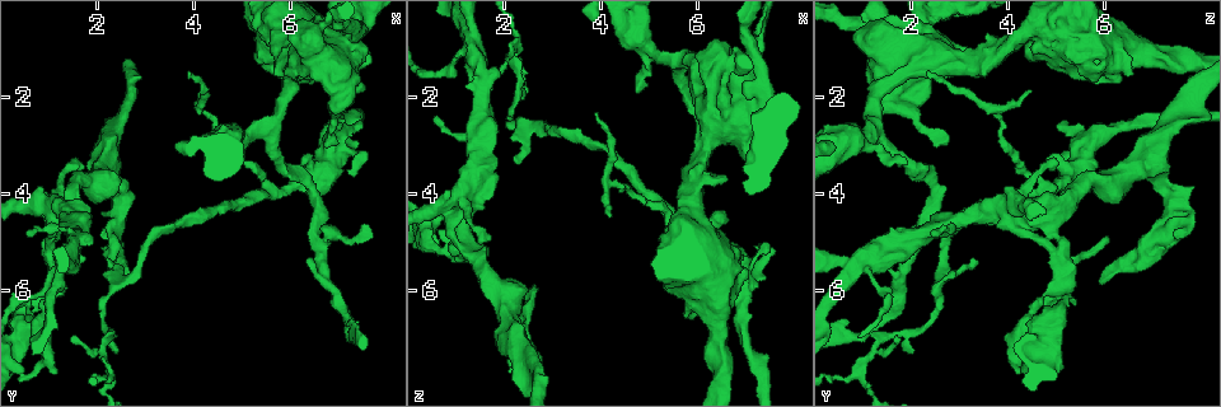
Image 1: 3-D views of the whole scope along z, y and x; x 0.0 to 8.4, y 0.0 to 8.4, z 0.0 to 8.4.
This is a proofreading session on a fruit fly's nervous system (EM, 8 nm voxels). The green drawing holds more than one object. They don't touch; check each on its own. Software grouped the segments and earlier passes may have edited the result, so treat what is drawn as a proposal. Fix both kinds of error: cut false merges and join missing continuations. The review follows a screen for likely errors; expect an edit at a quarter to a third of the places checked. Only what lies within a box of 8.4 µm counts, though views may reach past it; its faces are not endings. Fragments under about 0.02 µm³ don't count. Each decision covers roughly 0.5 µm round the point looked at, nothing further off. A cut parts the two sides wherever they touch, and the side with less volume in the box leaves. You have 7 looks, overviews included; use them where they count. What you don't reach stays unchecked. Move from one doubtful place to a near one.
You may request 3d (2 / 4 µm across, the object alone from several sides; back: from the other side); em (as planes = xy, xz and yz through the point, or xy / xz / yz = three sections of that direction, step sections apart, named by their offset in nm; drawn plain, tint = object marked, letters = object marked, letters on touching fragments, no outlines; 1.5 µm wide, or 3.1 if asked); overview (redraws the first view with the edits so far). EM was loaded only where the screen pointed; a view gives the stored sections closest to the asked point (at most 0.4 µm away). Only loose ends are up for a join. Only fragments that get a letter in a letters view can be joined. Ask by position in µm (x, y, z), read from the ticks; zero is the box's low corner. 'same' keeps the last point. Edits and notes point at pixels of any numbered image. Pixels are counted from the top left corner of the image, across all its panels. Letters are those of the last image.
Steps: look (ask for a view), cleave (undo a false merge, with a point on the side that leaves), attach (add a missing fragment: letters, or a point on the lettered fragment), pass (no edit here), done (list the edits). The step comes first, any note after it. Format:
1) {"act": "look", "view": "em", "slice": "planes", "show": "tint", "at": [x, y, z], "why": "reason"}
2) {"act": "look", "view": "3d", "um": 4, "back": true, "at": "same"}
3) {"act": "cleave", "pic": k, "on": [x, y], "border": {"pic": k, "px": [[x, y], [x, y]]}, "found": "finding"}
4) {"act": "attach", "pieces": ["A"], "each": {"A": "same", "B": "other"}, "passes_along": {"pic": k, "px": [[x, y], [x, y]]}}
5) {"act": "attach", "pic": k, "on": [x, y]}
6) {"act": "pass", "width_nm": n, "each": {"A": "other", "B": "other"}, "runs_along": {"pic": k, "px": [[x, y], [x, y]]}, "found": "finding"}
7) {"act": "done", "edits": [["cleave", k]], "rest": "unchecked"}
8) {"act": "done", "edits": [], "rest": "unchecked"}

{"act": "look", "view": "3d", "um": 4, "at": [0.60, 6.75, 4.50], "why": "sudden change in width"}

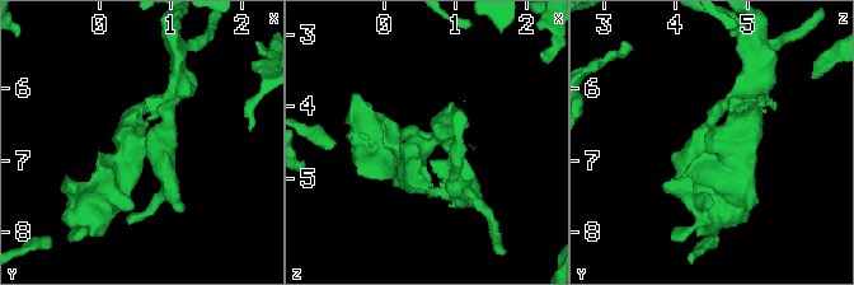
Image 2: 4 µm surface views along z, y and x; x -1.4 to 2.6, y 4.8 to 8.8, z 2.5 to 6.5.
{"act": "look", "view": "em", "slice": "planes", "show": "letters", "at": [0.65, 6.70, 4.50]}

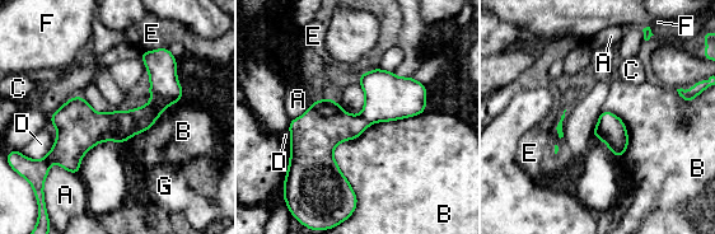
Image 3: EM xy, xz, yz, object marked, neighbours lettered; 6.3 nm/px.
{"act": "cleave", "pic": 3, "on": [141, 118], "each": {"A": "other", "B": "other", "C": "other", "D": "other", "E": "other", "F": "other", "G": "other"}, "border": {"pic": 3, "px": [[120, 112], [121, 141]]}, "found": "a second neuron is stuck on"}

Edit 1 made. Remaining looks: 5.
{"act": "look", "view": "overview", "why": "redraw"}

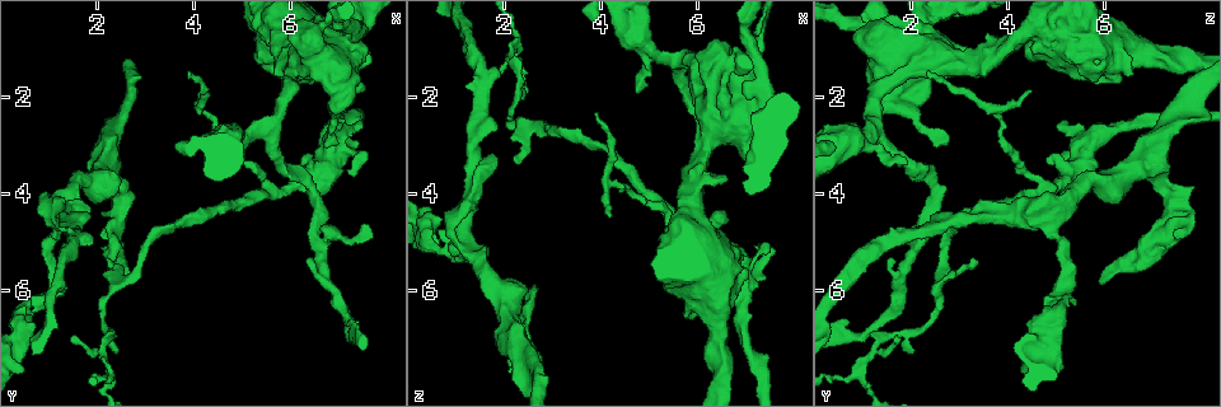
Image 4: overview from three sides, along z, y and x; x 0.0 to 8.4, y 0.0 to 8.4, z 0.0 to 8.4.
{"act": "look", "view": "3d", "um": 4, "back": true, "at": [2.15, 6.65, 2.40], "why": "thin neck"}

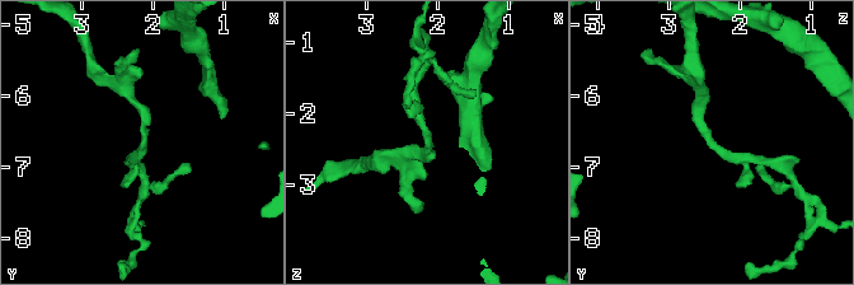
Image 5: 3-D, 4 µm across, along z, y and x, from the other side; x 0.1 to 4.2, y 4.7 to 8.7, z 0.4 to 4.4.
{"act": "look", "view": "em", "slice": "xy", "step": 4, "show": "tint", "at": [2.10, 6.65, 2.40]}

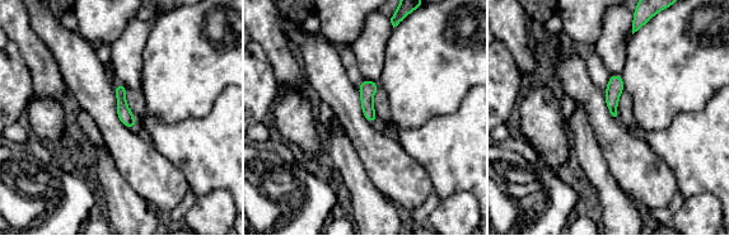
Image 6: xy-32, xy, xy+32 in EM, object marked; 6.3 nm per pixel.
{"act": "look", "view": "em", "slice": "planes", "show": "letters", "at": "same", "why": "another direction"}

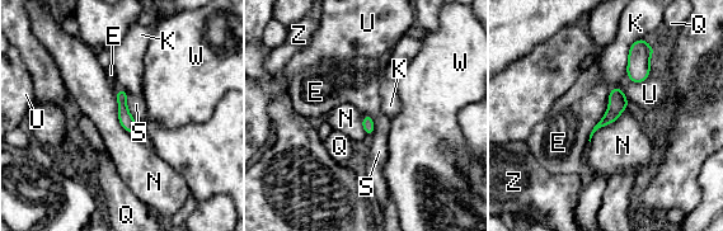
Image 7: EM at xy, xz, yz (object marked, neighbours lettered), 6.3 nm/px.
{"act": "pass", "each": {"E": "other", "K": "other", "N": "other", "Q": "other", "S": "other", "U": "other", "W": "other", "Z": "other"}, "found": "continuous, no second neuron"}

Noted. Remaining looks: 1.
{"act": "look", "view": "em", "slice": "planes", "show": "letters", "at": [6.80, 2.95, 2.75], "why": "an open end"}

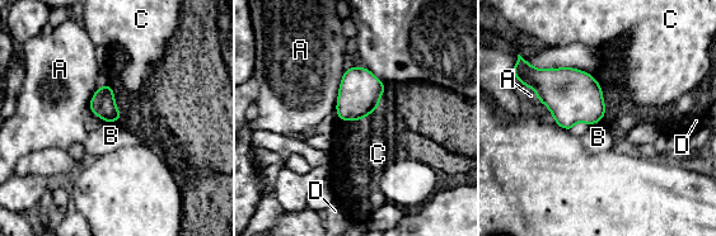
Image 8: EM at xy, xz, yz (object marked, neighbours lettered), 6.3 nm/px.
{"act": "pass", "each": {"A": "other", "B": "other", "C": "other", "D": "other"}, "border": {"pic": 8, "px": [[103, 121], [118, 122]]}, "found": "none of them fits"}

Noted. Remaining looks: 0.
{"act": "done", "edits": [["cleave", 3]], "rest": "unchecked"}

